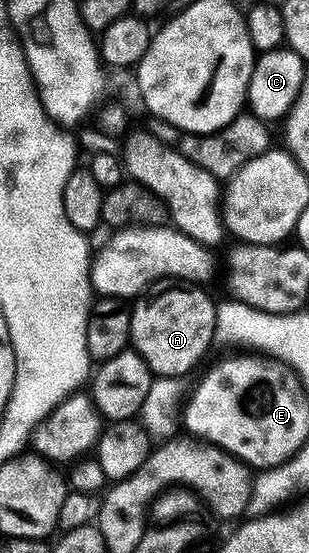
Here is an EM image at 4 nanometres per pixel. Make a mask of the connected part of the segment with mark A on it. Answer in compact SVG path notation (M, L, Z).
M162 280L152 288L136 297L131 308L131 334L129 343L132 351L138 352L147 362L147 366L158 376L188 377L188 372L200 362L209 347L214 347L215 318L217 317L217 304L207 293L202 285L197 282L183 280Z

